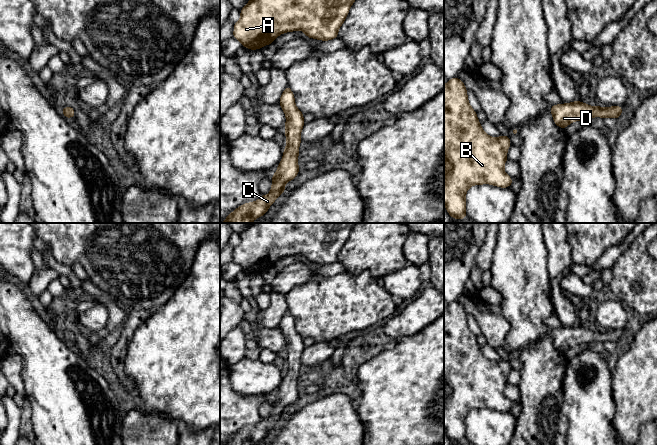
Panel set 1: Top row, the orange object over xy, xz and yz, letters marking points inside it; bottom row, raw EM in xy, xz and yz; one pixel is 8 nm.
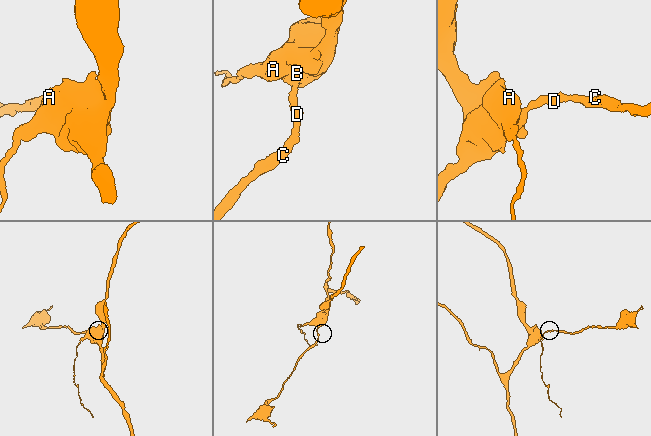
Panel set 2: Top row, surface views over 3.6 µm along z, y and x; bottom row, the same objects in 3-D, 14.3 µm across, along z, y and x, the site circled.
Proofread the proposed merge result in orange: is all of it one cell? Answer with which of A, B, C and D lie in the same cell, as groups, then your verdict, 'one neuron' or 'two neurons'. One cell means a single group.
A B C D | one neuron

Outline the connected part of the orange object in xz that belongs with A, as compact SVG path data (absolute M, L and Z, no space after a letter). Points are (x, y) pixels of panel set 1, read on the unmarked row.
M250 223L240 234L240 244L234 247L233 262L239 264L243 271L256 274L274 267L279 259L301 254L306 261L328 265L338 261L338 254L344 247L352 228L357 223Z

